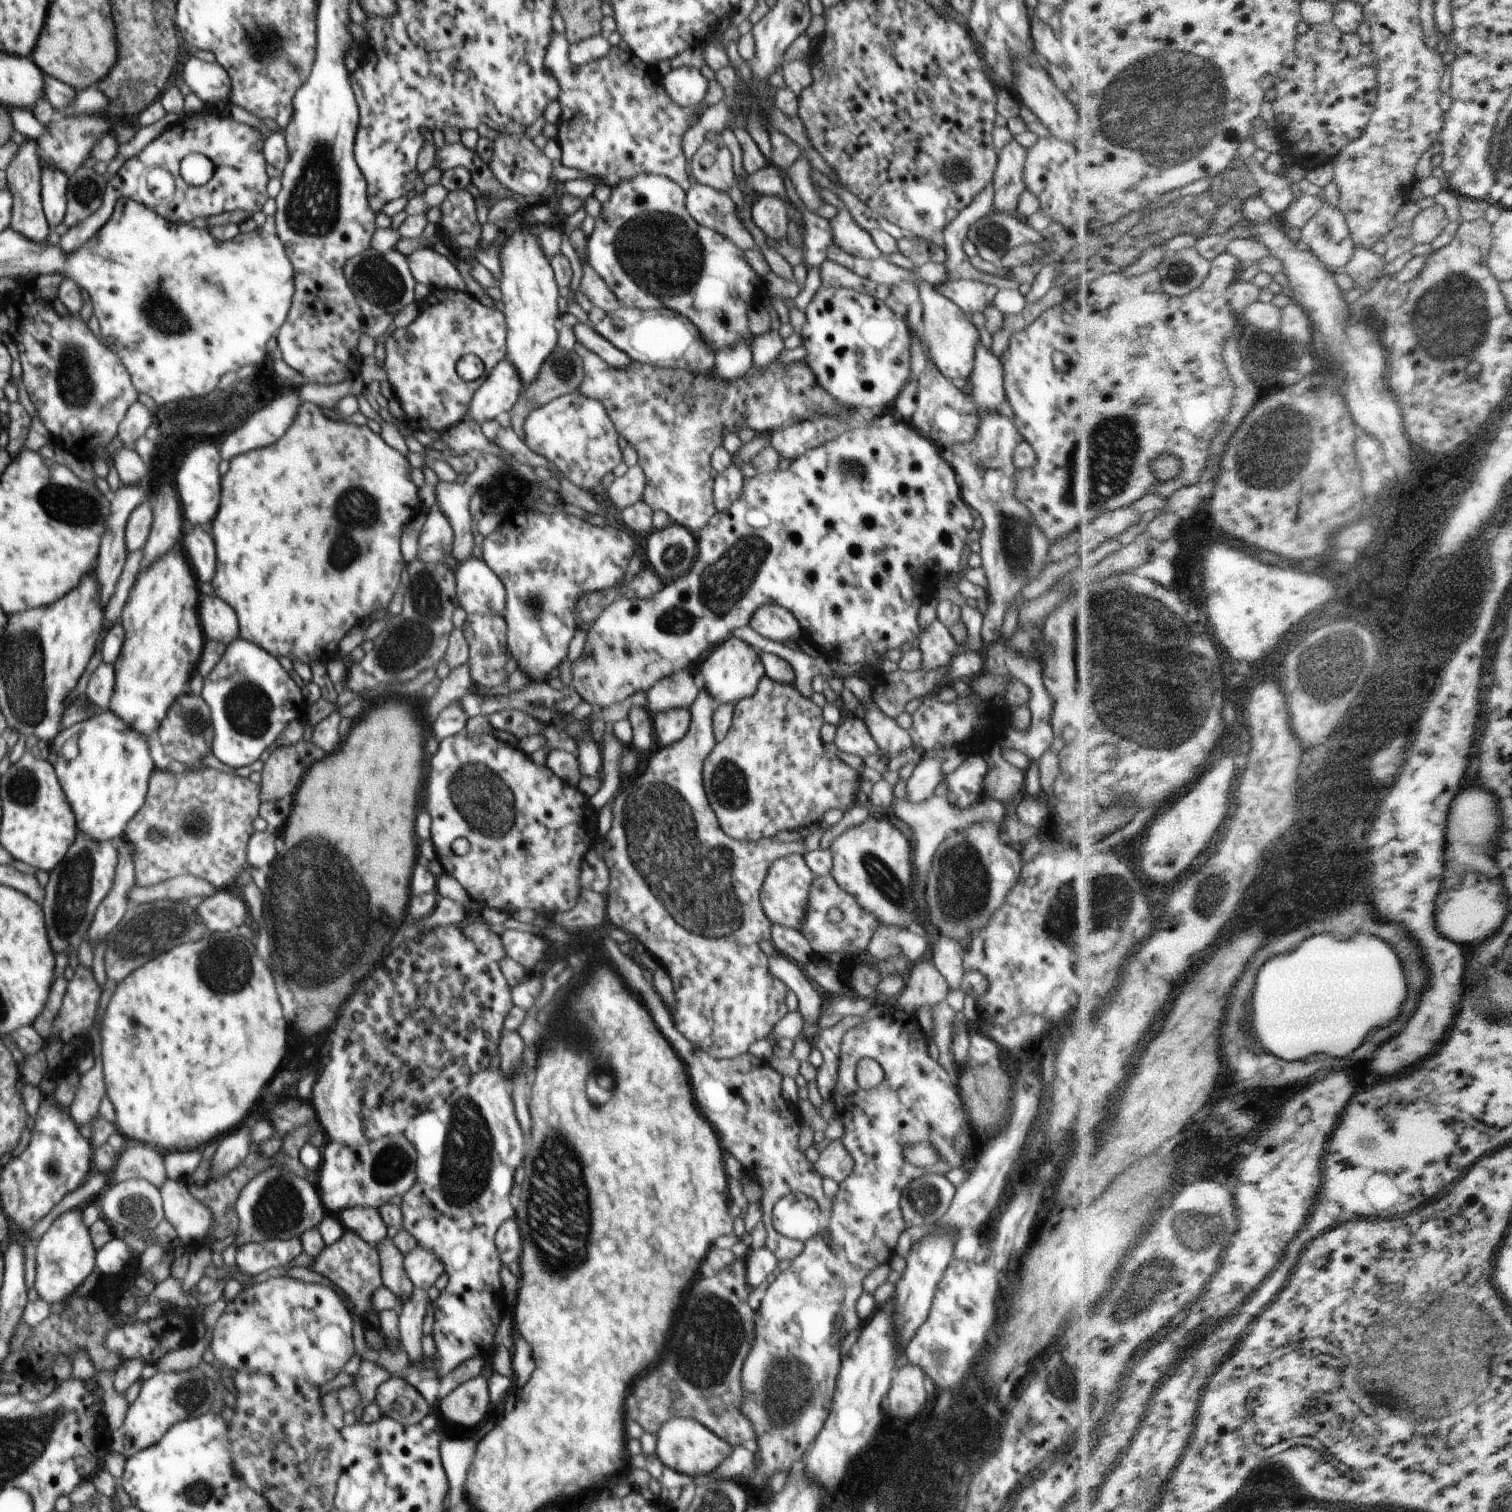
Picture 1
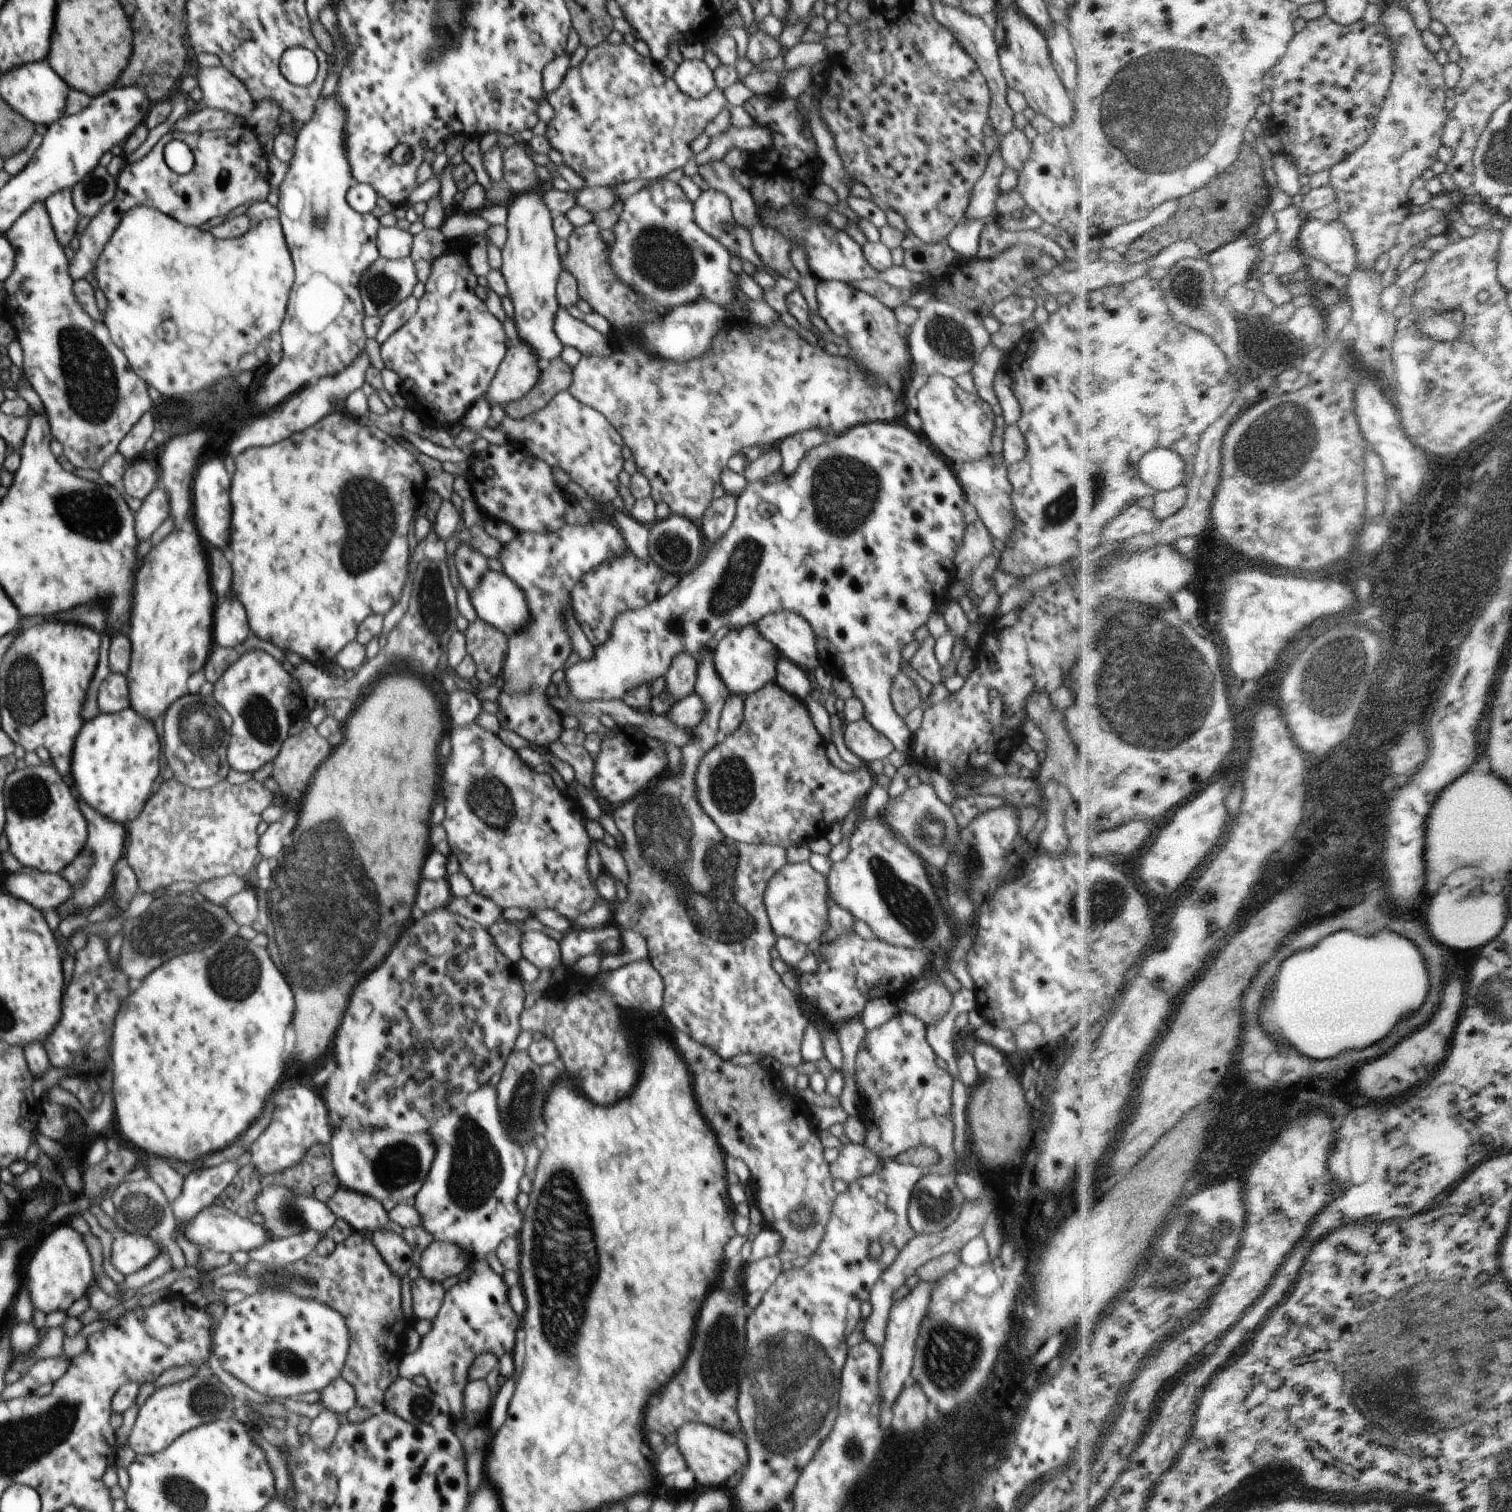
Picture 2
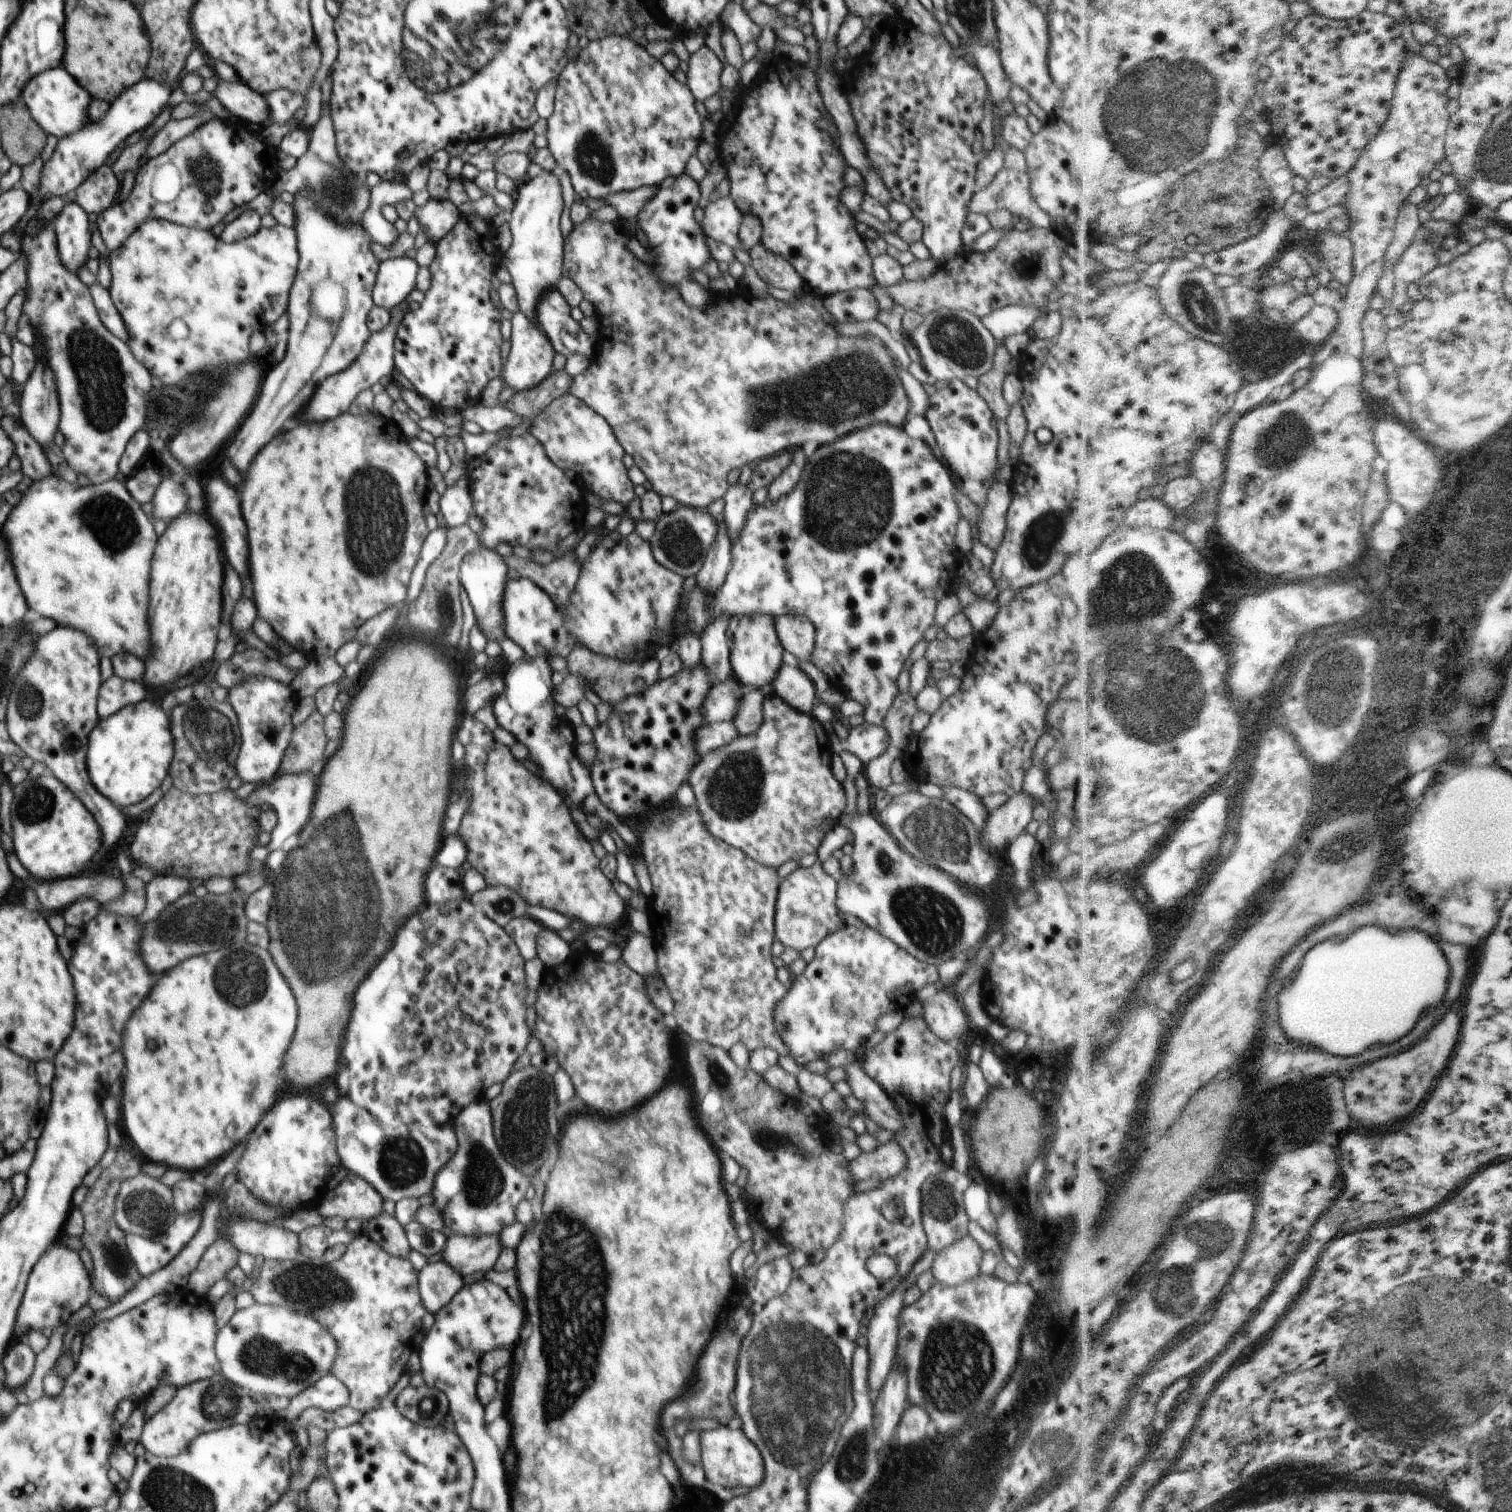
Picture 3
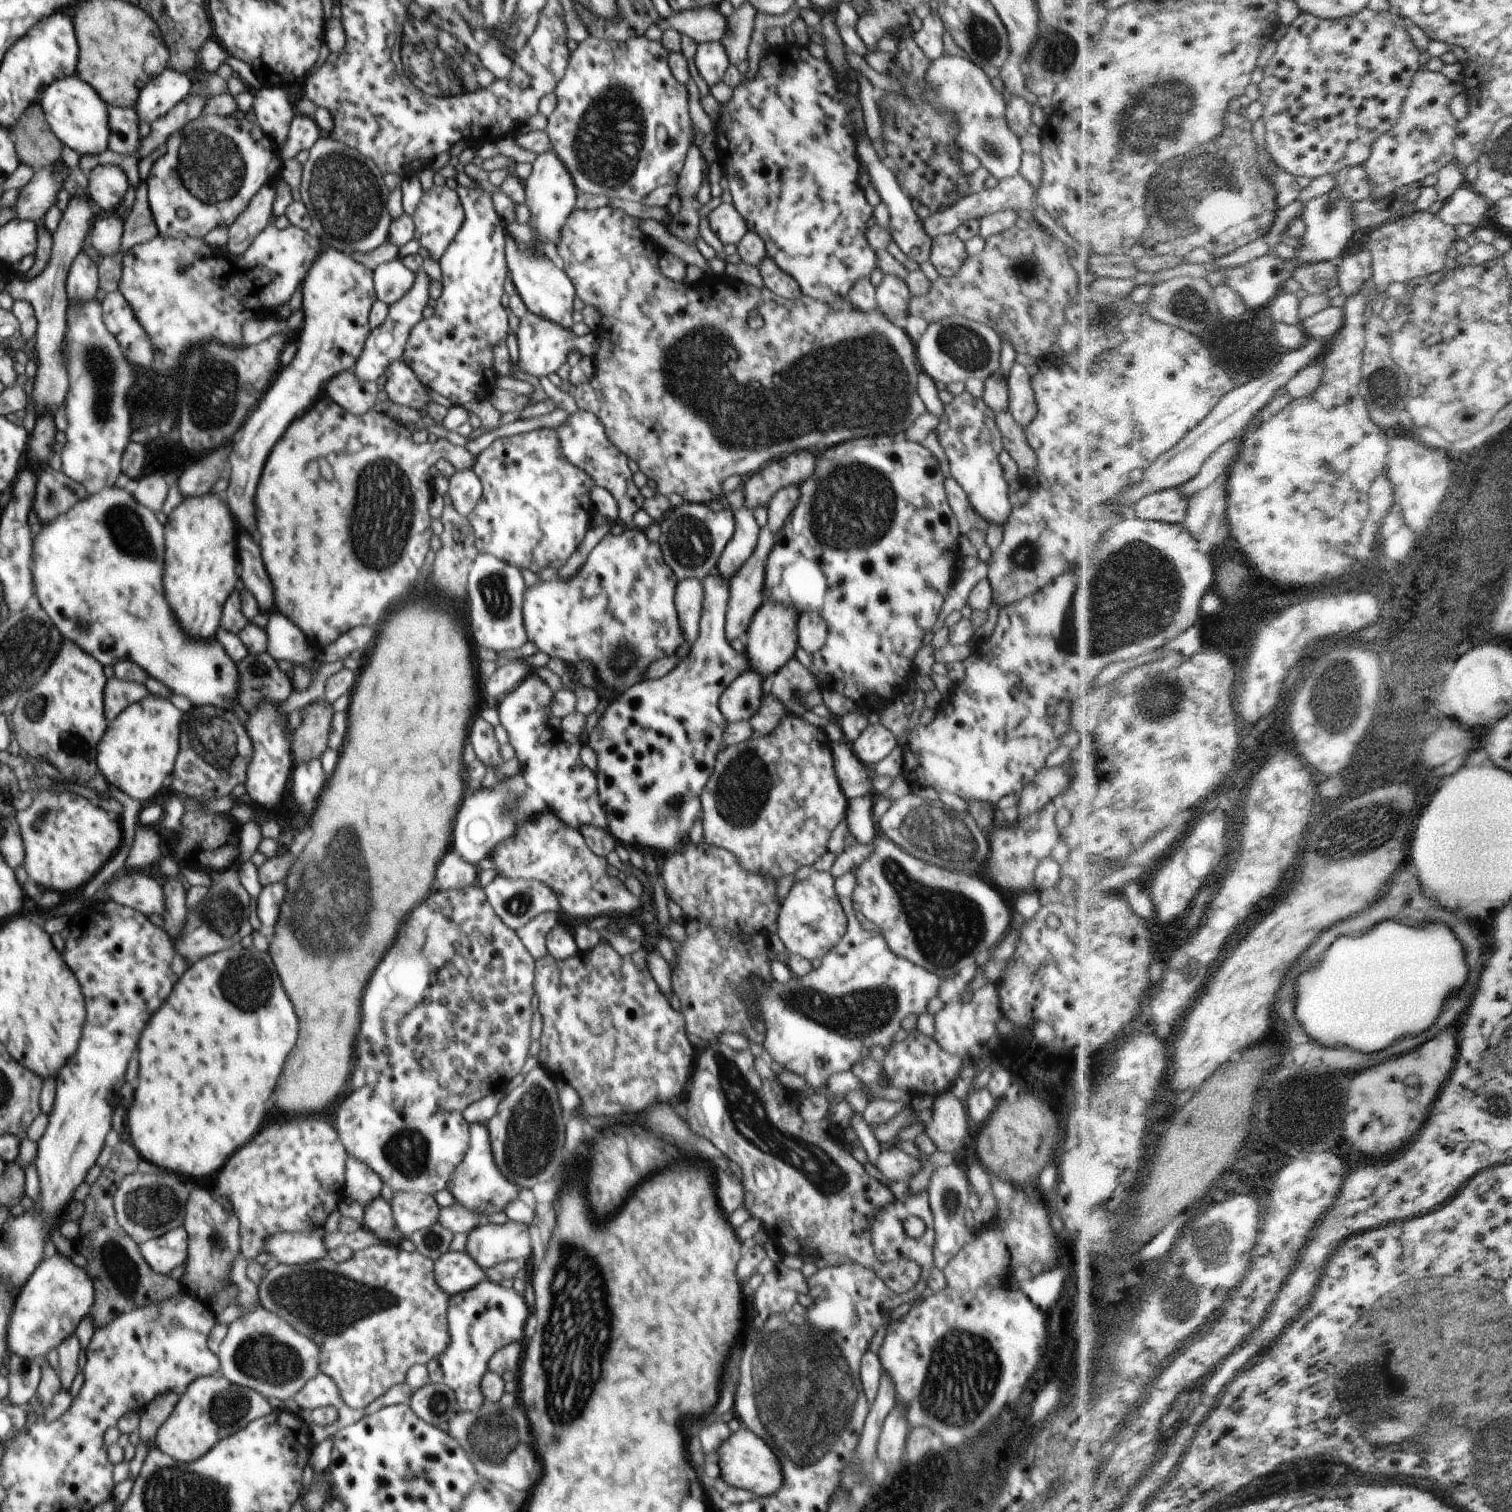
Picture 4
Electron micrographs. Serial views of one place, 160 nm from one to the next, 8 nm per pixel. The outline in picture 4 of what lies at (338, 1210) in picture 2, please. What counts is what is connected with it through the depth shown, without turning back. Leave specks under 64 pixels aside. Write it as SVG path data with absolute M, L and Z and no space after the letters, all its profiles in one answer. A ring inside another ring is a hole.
M347 1155L345 1162L345 1196L367 1207L367 1204L380 1196L381 1176L378 1176L365 1162Z

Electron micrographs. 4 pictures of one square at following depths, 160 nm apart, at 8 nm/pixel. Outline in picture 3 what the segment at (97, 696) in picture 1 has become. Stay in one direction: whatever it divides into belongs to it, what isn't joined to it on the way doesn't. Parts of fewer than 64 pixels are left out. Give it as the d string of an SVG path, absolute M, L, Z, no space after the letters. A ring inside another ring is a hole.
M112 675L103 681L97 700L100 719L108 718L125 706L138 704L148 698L148 690L140 681L127 681Z

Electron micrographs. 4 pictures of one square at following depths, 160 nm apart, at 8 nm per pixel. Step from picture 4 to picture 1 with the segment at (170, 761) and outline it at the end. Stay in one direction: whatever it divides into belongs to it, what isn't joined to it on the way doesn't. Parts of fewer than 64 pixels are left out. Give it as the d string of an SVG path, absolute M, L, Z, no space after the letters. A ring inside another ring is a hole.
M108 709L63 729L48 749L47 760L53 764L62 790L66 793L77 820L78 832L82 831L90 838L106 844L122 839L125 826L144 804L149 780L155 770L147 738Z

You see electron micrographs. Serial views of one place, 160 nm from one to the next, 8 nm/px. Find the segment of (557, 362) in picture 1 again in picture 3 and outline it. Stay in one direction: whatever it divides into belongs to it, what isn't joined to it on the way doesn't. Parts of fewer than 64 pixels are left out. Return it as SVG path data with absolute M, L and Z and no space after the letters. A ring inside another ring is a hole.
M565 369L561 371L553 370L540 384L514 393L511 400L502 404L502 406L505 406L518 417L524 418L528 416L533 418L539 415L551 402L554 402L554 400L561 397L564 393L568 393L572 381L573 377L568 375Z

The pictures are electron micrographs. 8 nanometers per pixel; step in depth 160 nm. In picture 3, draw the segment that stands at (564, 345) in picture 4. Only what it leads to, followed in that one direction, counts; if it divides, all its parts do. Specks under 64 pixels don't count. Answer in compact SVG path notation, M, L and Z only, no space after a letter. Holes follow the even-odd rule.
M518 312L514 313L509 321L511 322L511 349L501 376L505 384L517 393L540 384L554 370L555 350L548 335L543 332L536 320L533 321L524 313Z

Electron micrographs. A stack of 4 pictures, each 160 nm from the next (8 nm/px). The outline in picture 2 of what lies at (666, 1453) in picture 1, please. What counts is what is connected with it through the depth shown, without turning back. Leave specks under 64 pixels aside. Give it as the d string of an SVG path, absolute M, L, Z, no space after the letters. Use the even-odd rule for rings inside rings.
M694 1423L682 1425L678 1429L679 1451L687 1462L687 1468L695 1474L695 1480L708 1486L710 1489L722 1486L728 1482L728 1478L736 1472L744 1472L749 1461L747 1446L735 1434L722 1429L711 1427L707 1424Z

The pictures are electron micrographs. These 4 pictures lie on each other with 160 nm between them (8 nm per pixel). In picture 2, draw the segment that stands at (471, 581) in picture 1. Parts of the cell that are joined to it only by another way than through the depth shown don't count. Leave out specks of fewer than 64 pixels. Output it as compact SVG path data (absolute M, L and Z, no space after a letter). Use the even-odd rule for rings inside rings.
M490 570L486 573L482 577L479 586L470 593L470 600L478 614L478 618L494 625L507 638L519 633L531 619L524 591L504 572Z

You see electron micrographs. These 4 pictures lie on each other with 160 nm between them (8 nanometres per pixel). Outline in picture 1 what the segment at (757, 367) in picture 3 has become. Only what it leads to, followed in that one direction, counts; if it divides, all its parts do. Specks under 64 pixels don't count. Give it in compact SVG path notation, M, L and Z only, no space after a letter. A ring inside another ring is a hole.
M582 259L582 280L581 292L597 305L602 308L602 312L612 312L622 307L618 297L610 290L610 287L602 280L598 272L591 266L588 266L588 260ZM578 342L574 350L582 357L584 369L582 382L576 392L601 402L617 433L624 436L628 445L636 451L638 466L642 467L646 479L643 501L654 511L663 510L670 521L685 526L694 535L717 513L713 503L714 480L710 476L711 456L716 447L723 446L723 430L738 436L741 429L752 429L760 436L768 436L772 431L794 422L814 419L817 415L845 420L850 429L868 423L862 416L852 413L848 405L826 392L804 360L785 365L777 357L763 371L751 366L746 374L728 382L714 372L714 367L700 374L655 367L638 361L630 361L624 368L616 368Z

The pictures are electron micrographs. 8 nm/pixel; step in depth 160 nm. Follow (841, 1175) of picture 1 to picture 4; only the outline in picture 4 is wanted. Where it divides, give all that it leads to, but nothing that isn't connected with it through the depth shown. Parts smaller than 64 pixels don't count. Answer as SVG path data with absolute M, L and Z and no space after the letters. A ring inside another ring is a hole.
M898 1147L882 1150L876 1164L878 1170L894 1182L899 1180L909 1181L921 1168L920 1161L904 1153Z

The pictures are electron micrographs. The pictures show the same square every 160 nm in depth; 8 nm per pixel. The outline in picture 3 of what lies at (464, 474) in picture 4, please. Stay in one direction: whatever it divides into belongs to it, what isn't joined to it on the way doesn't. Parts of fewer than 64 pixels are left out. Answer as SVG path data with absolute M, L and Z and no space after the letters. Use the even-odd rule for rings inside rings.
M468 474L460 477L453 485L446 487L439 506L439 510L446 519L447 528L457 527L467 522L473 514L471 480Z

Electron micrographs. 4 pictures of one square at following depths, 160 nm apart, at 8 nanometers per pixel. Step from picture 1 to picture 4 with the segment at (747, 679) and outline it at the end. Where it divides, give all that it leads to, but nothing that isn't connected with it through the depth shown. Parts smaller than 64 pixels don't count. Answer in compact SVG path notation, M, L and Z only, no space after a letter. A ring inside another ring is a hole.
M772 599L764 600L754 613L747 630L745 652L749 658L750 670L756 671L764 679L769 679L794 657L794 652L799 648L797 624L800 614L802 612L792 605L786 606Z

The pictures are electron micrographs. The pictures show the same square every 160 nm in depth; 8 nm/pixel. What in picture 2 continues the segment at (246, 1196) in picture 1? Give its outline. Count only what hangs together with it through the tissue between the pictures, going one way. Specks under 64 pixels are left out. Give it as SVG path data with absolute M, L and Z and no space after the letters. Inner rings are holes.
M272 1181L262 1189L260 1194L257 1194L255 1205L257 1212L266 1218L264 1226L276 1239L297 1235L305 1230L315 1230L320 1234L326 1234L337 1219L335 1212L326 1203L314 1197L295 1195L290 1189L280 1187Z

